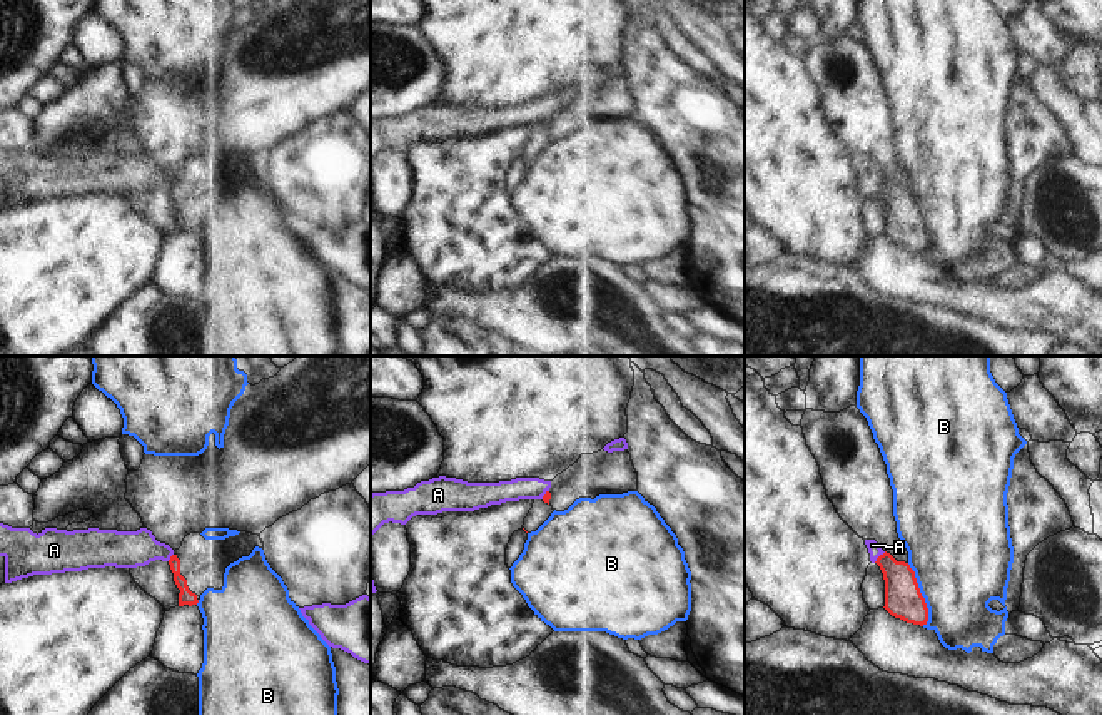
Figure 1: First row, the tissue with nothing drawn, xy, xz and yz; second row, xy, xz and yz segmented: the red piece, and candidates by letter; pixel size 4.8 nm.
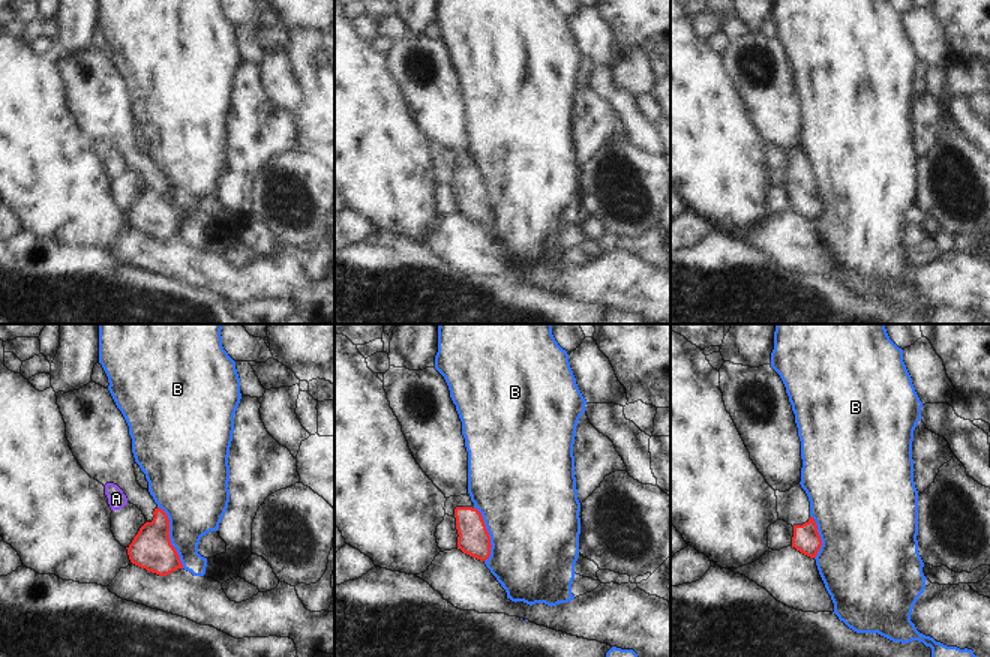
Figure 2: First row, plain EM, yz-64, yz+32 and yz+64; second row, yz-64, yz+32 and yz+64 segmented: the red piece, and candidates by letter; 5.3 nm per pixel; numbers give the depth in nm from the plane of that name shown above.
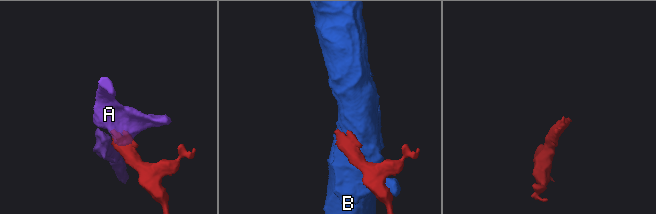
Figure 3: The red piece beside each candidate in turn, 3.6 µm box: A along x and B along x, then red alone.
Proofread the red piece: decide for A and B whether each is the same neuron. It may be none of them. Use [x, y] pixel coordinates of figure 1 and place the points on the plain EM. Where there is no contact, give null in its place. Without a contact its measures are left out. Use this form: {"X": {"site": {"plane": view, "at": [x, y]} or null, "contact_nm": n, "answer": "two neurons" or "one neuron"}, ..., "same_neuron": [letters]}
{"A": {"site": {"plane": "yz", "at": [879, 182]}, "contact_nm": 80, "answer": "two neurons"}, "B": {"site": {"plane": "yz", "at": [920, 221]}, "contact_nm": 320, "answer": "two neurons"}, "same_neuron": []}

